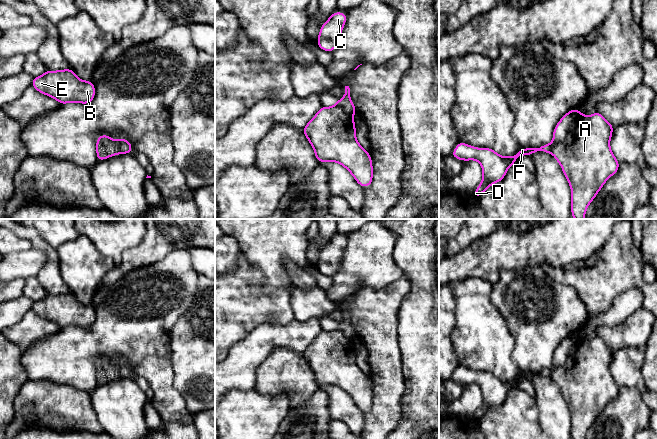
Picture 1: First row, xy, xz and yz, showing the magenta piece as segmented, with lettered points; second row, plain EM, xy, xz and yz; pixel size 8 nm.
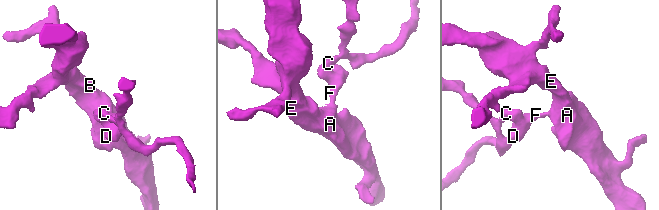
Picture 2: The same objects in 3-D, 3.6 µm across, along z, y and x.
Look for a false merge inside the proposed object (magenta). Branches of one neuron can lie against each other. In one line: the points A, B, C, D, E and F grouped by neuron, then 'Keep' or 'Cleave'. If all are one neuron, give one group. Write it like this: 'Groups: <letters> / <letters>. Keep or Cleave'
Groups: A B E / C D F. Cleave

